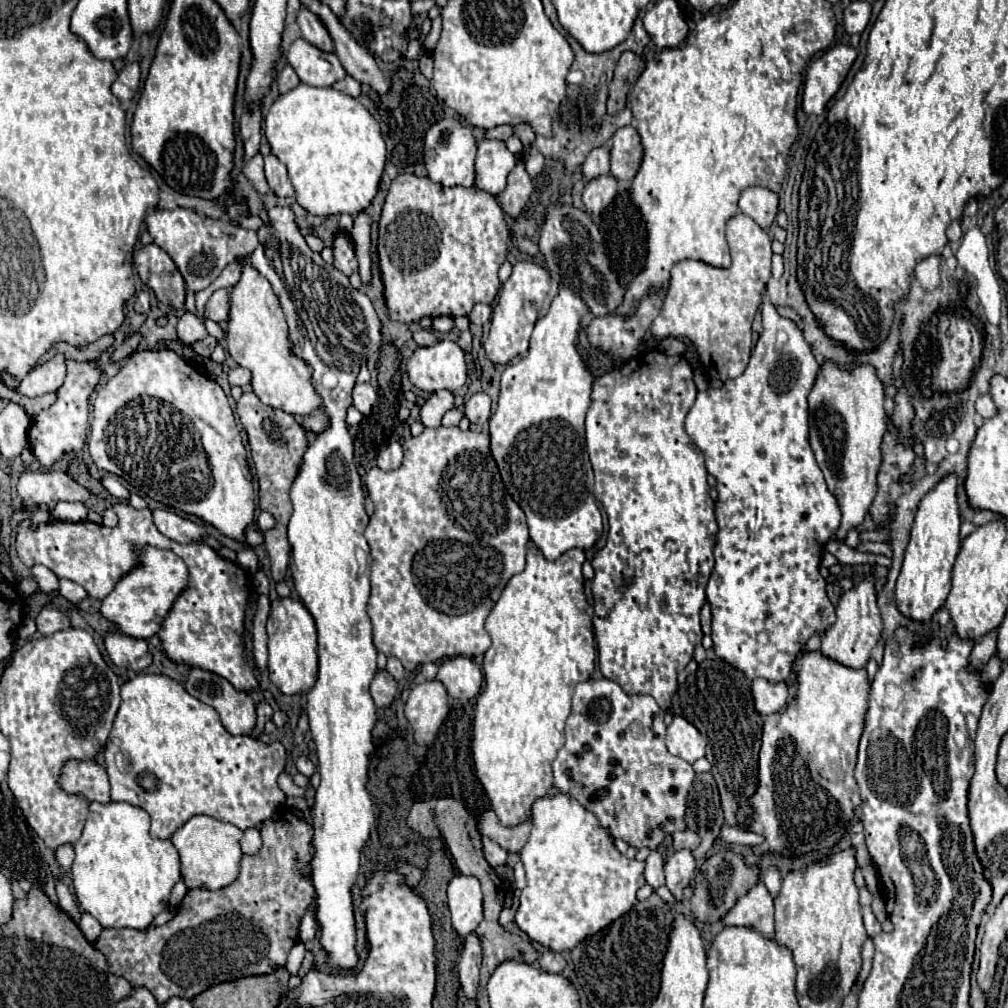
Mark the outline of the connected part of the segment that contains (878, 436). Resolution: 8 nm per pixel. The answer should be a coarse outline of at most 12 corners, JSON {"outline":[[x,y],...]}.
{"outline":[[825,360],[809,442],[843,540],[875,494],[887,430],[871,364]]}

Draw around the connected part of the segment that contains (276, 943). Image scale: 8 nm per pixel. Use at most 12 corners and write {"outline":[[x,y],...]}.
{"outline":[[289,808],[233,884],[149,932],[107,928],[111,972],[159,1004],[285,966],[315,892]]}

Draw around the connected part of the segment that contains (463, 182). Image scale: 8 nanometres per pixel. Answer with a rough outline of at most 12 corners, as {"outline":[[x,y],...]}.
{"outline":[[459,116],[425,134],[425,168],[441,186],[473,186],[477,140]]}

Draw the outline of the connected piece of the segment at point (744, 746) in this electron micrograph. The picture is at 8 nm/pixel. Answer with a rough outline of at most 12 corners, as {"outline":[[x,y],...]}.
{"outline":[[707,658],[673,712],[711,746],[725,824],[749,832],[763,716],[751,680]]}

